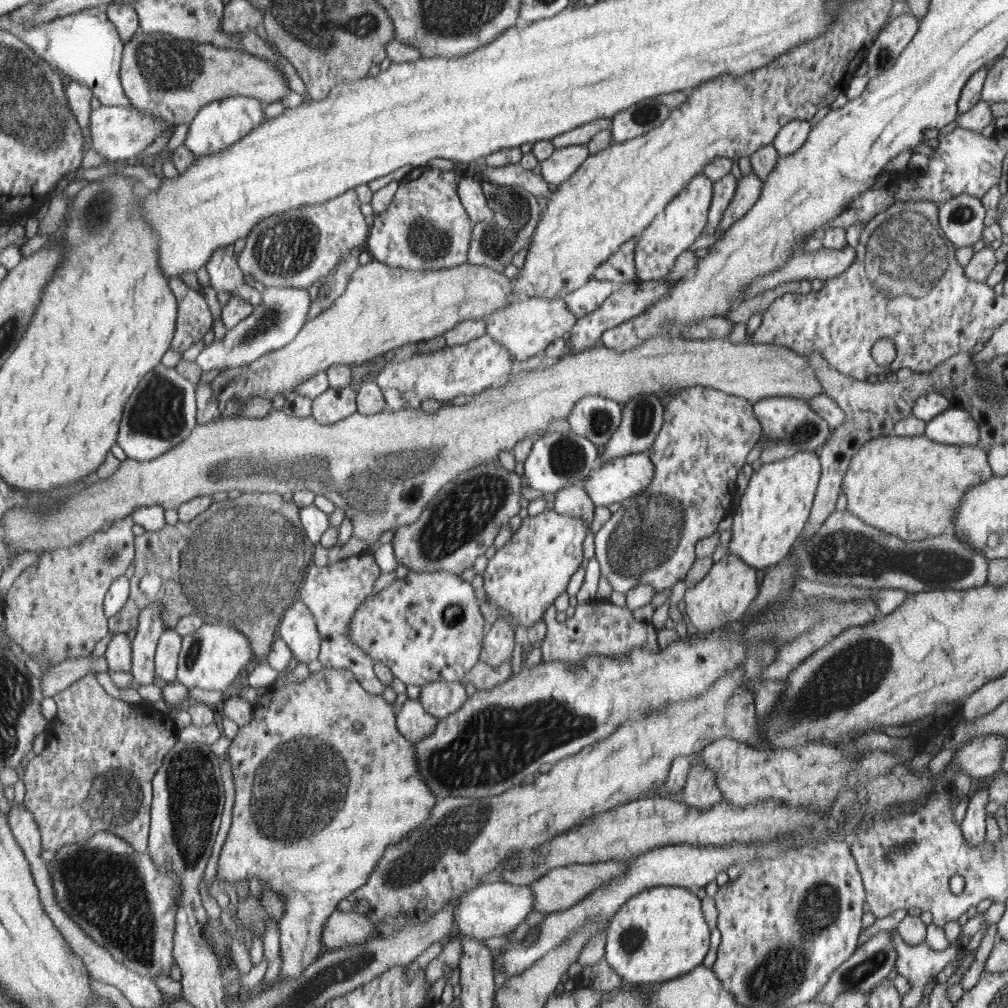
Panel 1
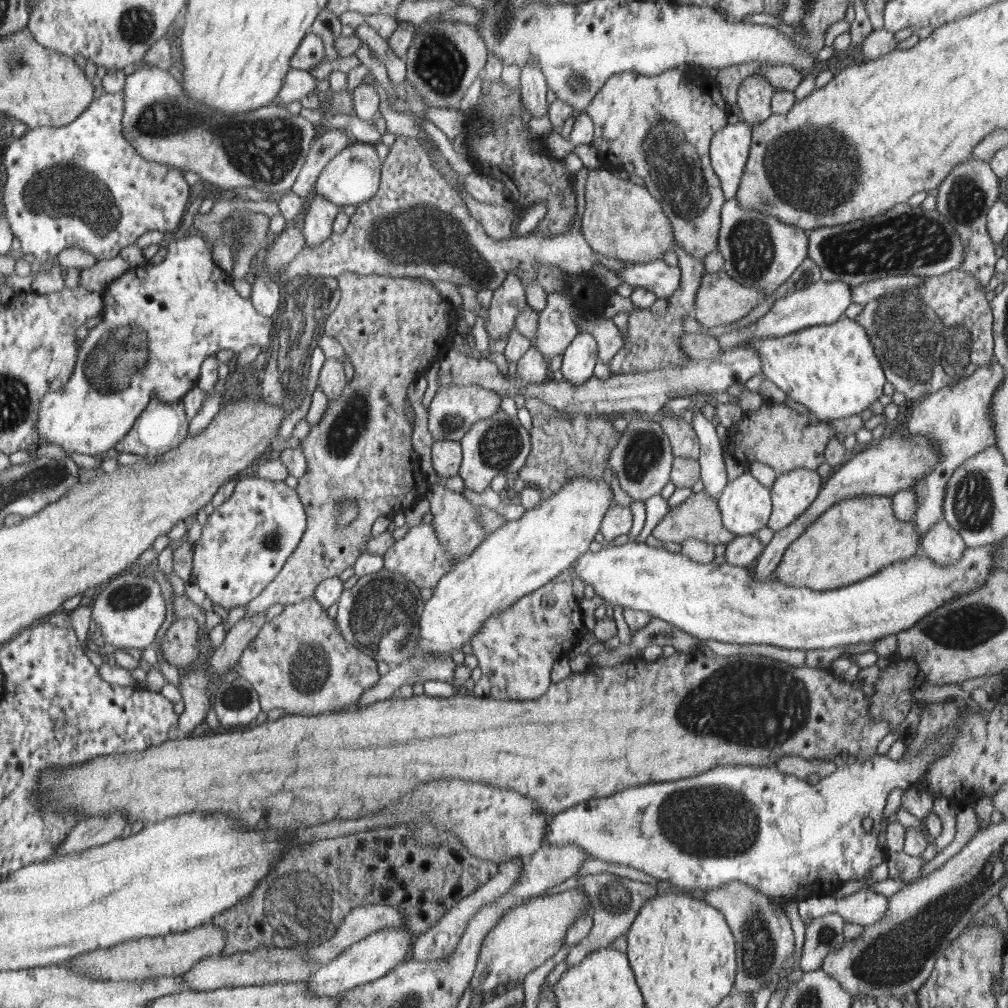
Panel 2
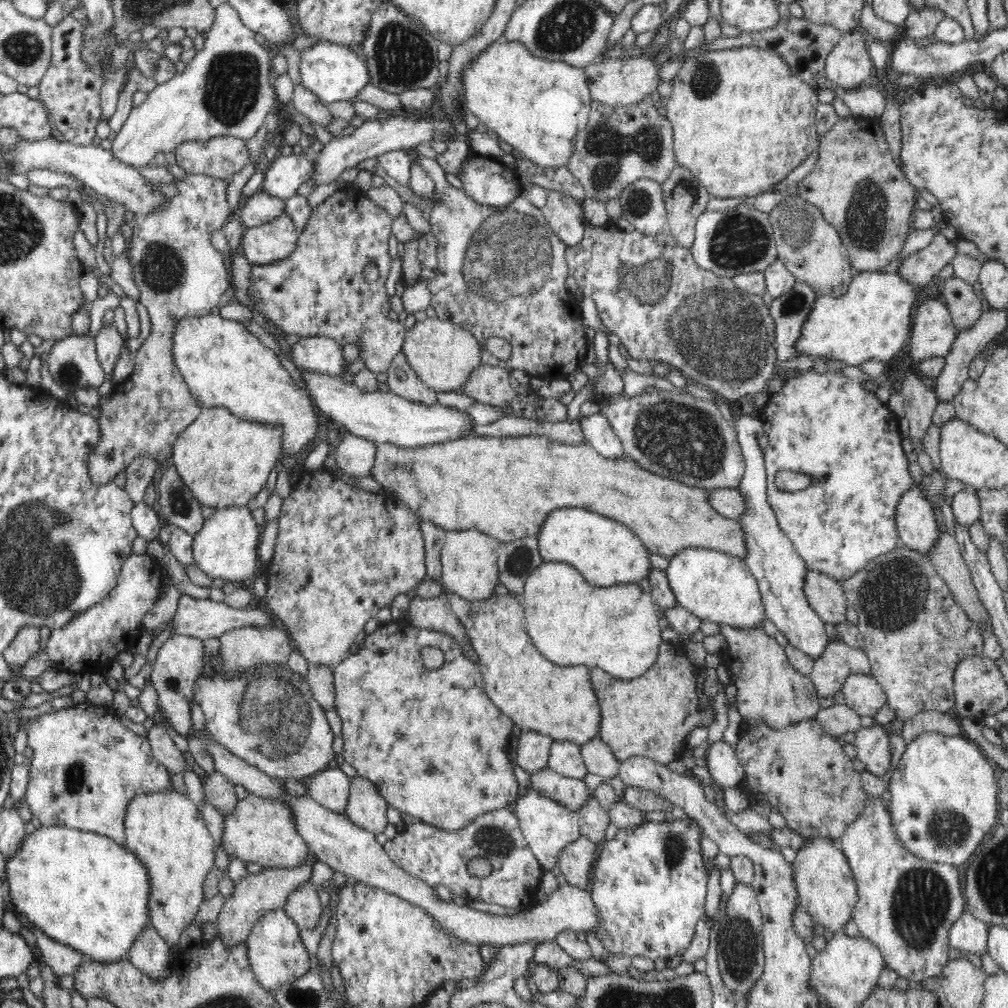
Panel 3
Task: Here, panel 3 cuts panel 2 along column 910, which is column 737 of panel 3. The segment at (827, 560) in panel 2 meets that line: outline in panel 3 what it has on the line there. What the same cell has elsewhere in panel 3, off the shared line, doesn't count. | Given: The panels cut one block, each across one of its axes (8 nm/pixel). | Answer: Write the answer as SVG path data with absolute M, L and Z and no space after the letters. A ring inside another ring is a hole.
M470 436L416 448L382 443L377 445L370 476L382 485L388 495L398 496L409 509L420 514L423 521L433 522L447 531L478 529L500 543L536 537L552 510L580 507L626 525L649 551L669 559L681 550L692 547L718 550L742 559L746 554L741 524L712 509L708 490L654 474L627 455L606 458L586 441L574 446L544 436Z

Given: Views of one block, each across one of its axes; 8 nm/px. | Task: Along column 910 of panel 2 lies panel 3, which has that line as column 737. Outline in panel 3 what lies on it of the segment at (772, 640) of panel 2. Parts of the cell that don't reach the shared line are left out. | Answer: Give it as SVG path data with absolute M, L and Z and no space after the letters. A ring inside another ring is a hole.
M685 548L671 556L665 571L678 604L701 620L745 629L766 619L757 580L745 559L718 550Z

